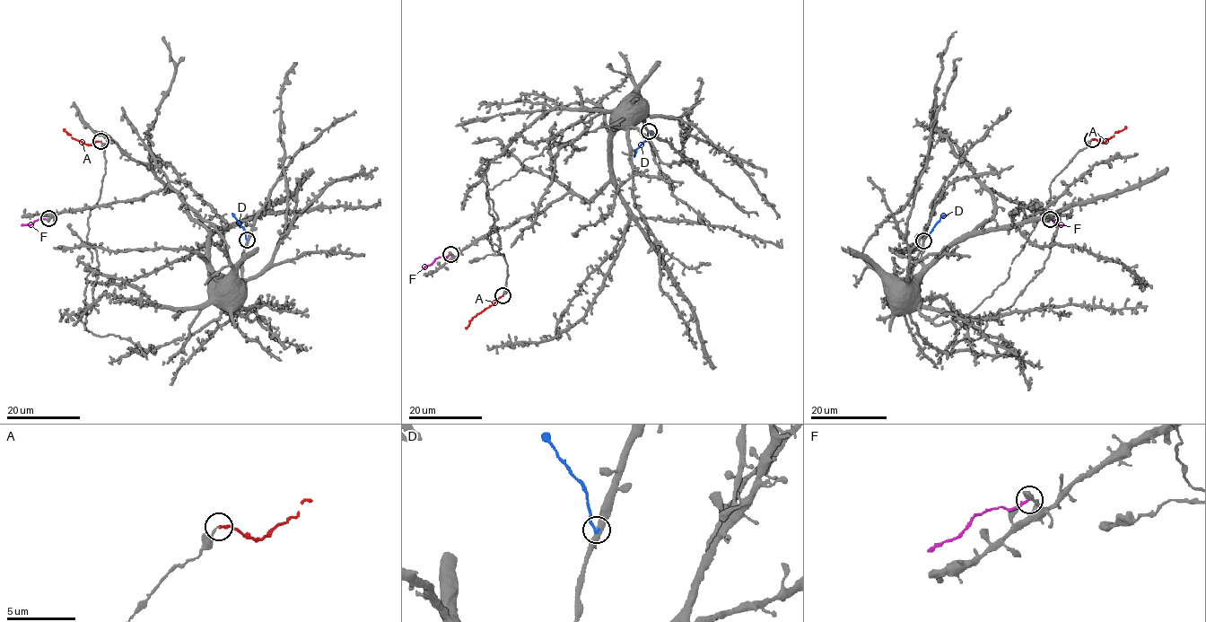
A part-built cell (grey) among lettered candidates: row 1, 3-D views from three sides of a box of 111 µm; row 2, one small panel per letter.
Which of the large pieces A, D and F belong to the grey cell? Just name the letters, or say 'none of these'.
A

